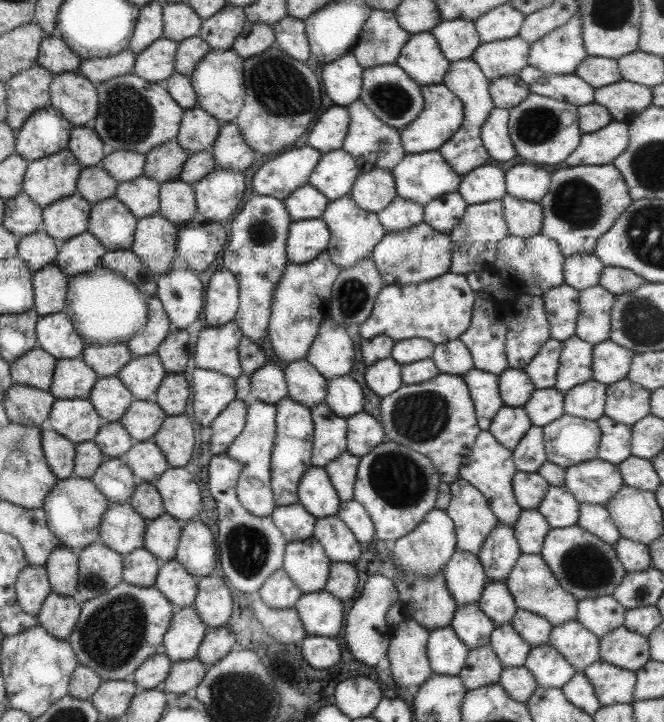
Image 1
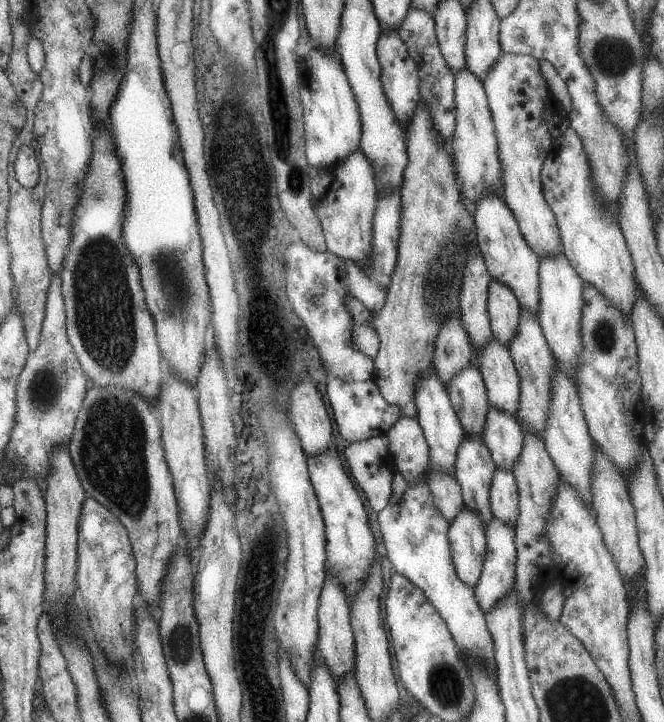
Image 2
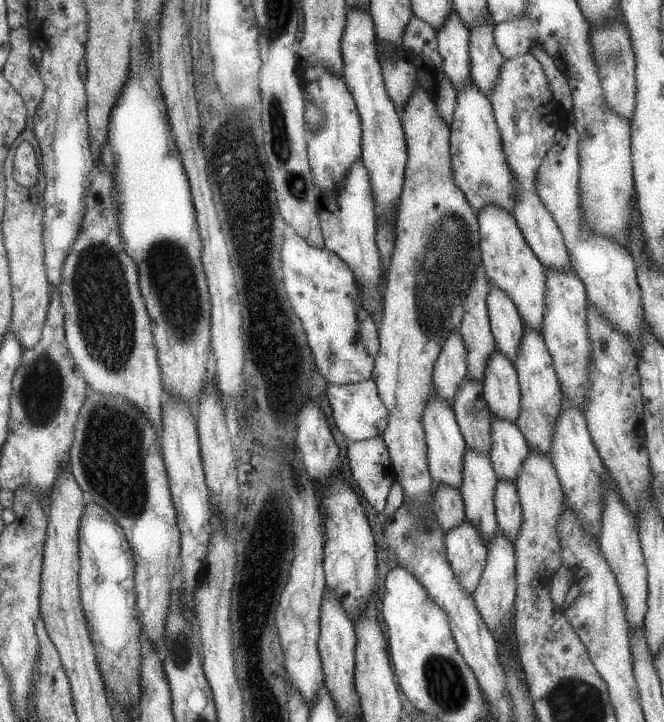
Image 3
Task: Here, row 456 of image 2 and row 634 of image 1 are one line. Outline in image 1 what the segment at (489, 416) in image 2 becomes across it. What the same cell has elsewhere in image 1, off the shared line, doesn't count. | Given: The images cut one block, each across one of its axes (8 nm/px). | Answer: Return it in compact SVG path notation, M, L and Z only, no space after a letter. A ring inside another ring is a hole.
M510 624L494 627L490 634L489 645L502 668L523 666L532 649Z

